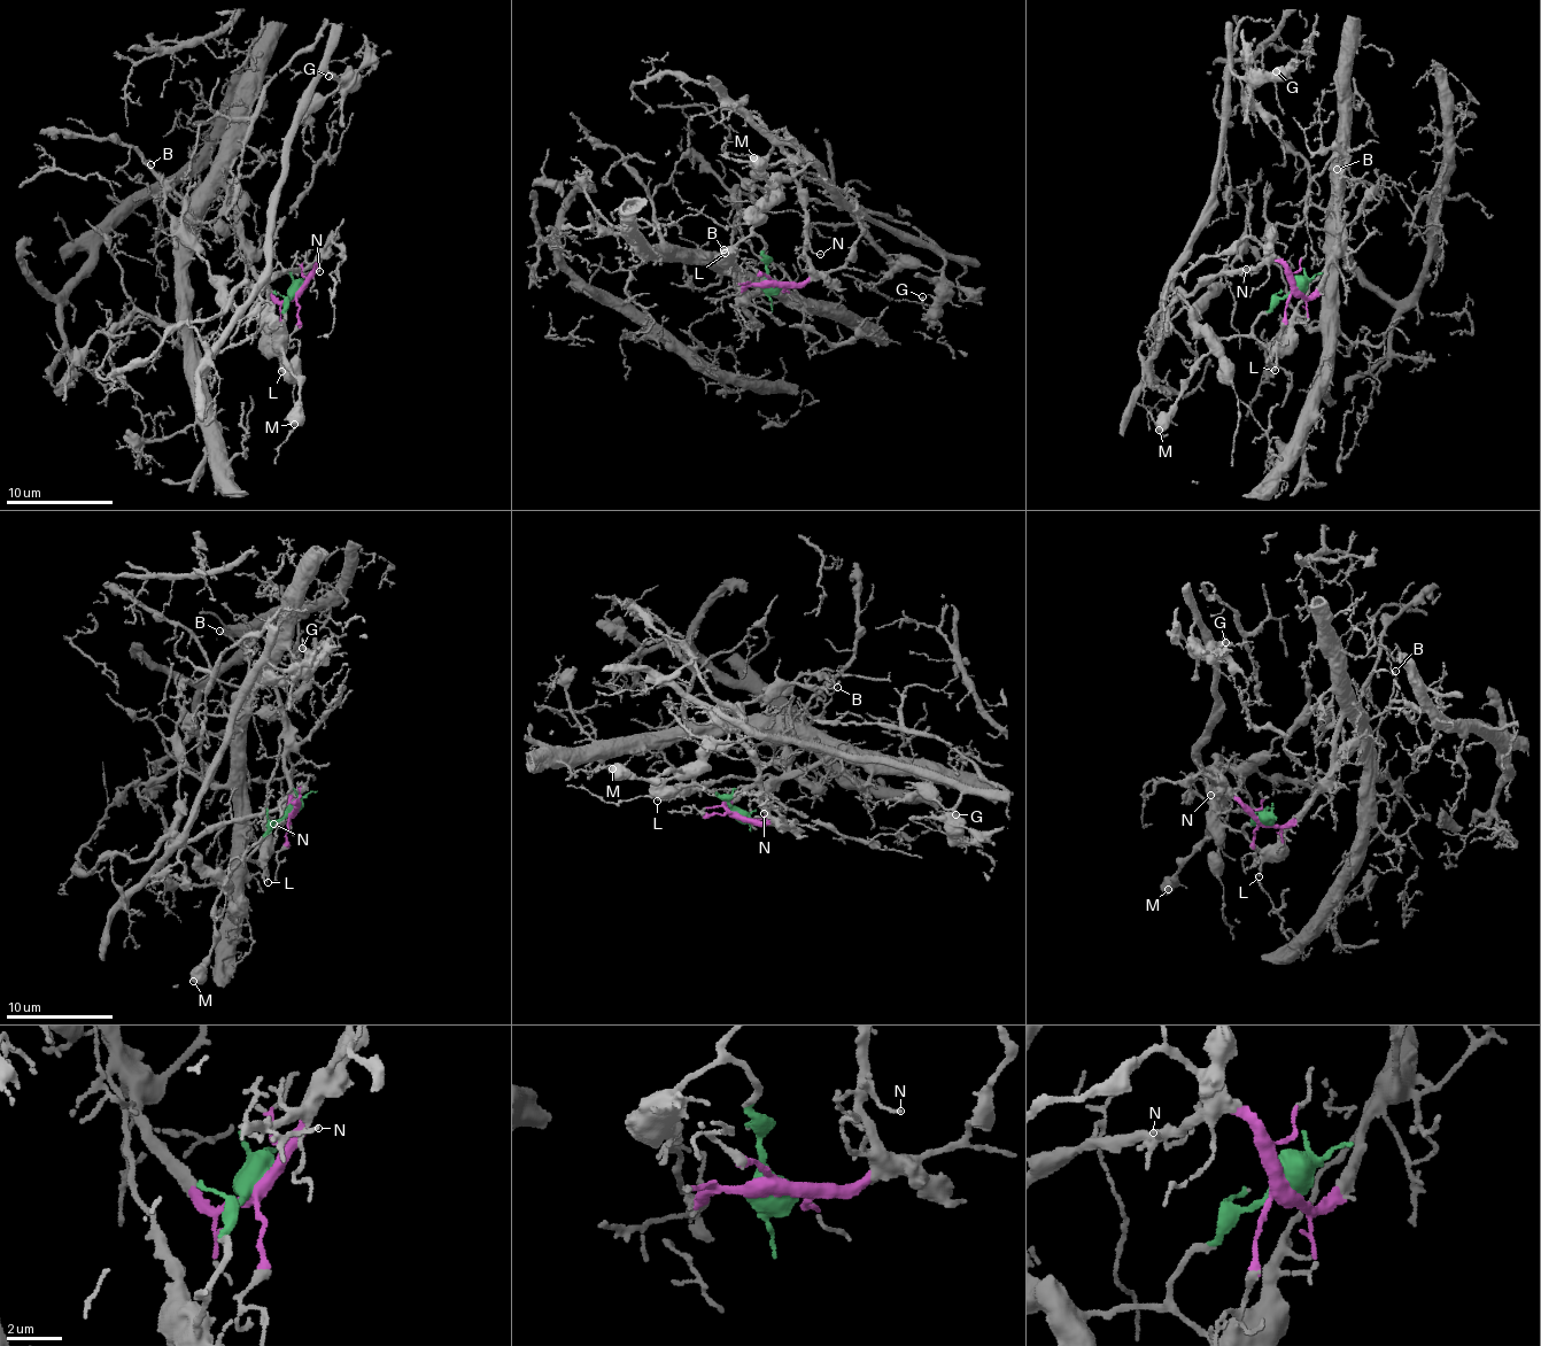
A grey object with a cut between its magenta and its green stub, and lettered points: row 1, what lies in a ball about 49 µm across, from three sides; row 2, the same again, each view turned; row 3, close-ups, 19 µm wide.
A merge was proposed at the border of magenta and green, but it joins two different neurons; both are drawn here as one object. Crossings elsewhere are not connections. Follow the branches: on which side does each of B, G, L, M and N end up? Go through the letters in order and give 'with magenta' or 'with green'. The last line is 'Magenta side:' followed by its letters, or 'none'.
B: with magenta
G: with green
L: with green
M: with green
N: with magenta
Magenta side: B, N

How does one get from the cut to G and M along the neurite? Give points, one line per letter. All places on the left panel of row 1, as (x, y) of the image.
G: (295, 292), (272, 335), (265, 260), (284, 140), (306, 90), (324, 74), (347, 83), (328, 77)
M: (295, 292), (283, 307), (285, 316), (275, 335), (299, 384), (300, 407), (294, 424)

